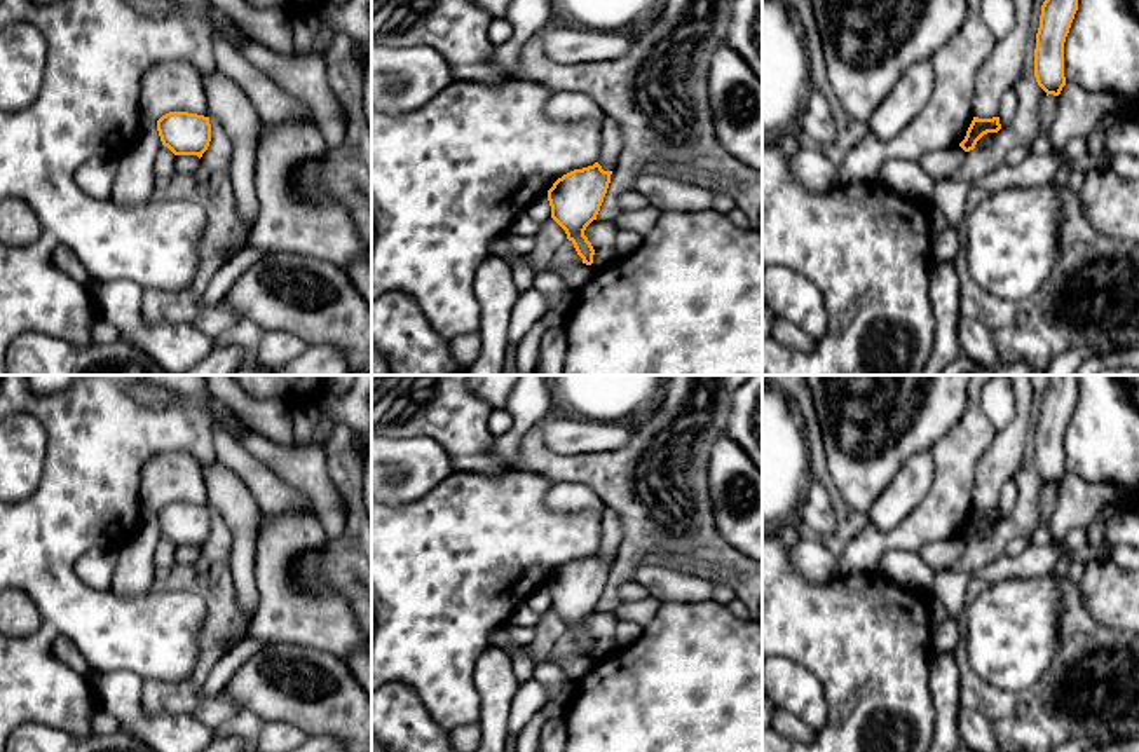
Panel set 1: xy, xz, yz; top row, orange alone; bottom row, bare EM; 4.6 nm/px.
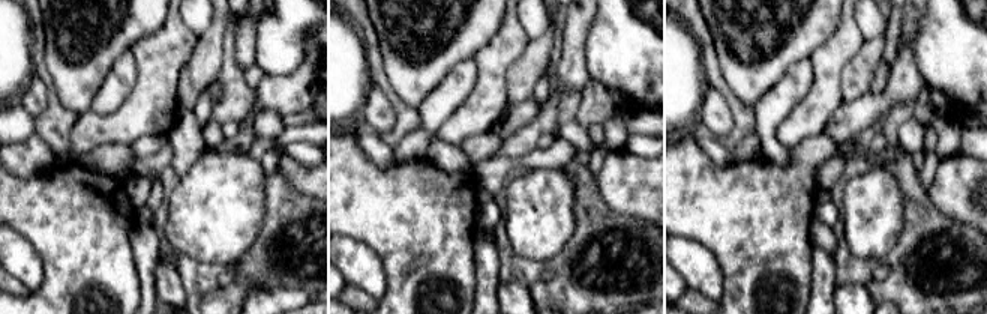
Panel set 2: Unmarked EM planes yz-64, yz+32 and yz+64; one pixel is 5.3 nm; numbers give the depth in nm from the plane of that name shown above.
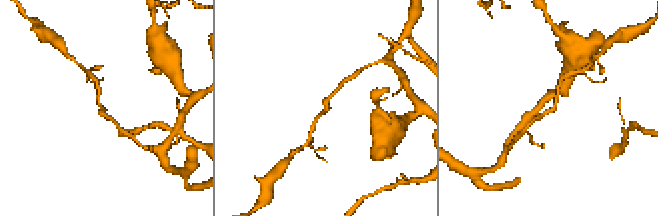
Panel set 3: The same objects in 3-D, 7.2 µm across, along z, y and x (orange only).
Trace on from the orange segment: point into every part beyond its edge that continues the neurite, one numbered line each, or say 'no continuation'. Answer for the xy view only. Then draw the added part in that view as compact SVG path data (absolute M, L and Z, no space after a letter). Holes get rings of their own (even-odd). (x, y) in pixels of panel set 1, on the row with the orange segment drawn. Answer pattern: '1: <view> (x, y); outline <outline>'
no continuation

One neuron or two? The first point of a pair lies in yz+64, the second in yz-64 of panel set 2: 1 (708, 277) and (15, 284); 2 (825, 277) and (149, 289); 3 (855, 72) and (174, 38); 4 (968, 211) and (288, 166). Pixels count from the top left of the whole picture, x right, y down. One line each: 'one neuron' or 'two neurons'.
1: two neurons
2: one neuron
3: two neurons
4: one neuron

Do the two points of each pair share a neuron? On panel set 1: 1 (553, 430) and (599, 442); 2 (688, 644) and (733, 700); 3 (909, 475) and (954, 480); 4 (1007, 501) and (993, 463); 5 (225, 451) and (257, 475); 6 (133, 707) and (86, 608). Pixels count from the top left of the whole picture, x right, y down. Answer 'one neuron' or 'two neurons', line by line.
1: one neuron
2: one neuron
3: two neurons
4: two neurons
5: one neuron
6: two neurons

